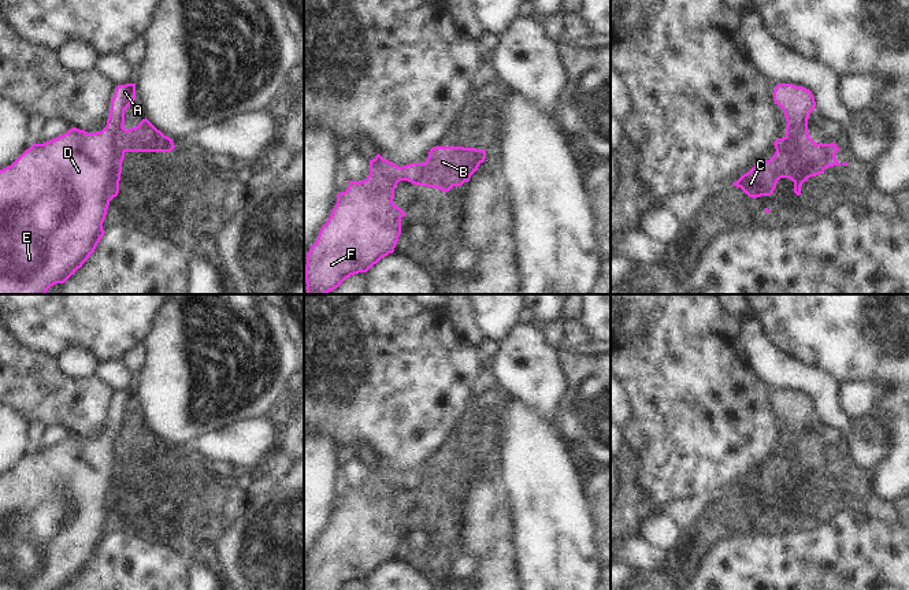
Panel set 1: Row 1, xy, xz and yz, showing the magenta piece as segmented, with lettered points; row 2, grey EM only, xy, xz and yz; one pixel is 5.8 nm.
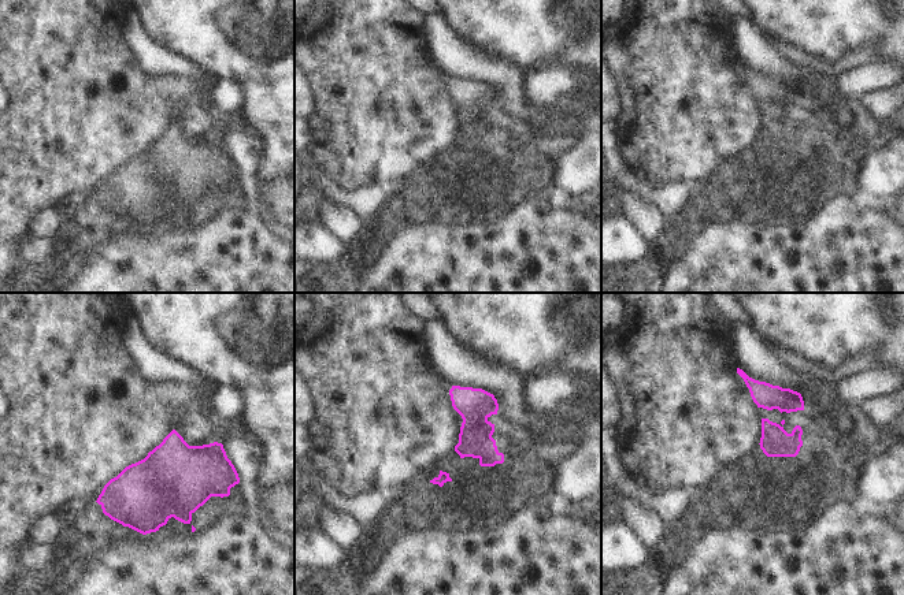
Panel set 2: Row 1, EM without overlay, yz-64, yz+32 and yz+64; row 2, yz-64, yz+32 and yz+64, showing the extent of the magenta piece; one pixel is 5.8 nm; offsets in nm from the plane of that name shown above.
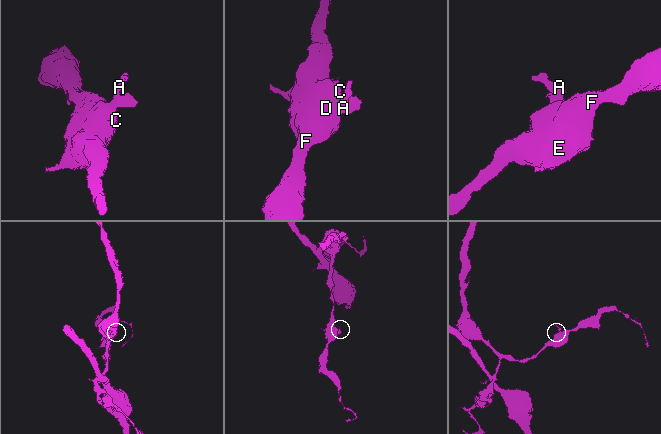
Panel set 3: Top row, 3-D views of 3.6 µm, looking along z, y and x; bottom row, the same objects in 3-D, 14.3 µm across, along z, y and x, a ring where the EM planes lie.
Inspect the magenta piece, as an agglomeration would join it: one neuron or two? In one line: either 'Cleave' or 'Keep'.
Cleave

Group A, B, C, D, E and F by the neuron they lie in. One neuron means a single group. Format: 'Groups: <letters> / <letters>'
Groups: A C D E F / B

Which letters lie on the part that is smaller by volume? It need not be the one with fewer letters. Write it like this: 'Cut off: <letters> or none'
Cut off: B

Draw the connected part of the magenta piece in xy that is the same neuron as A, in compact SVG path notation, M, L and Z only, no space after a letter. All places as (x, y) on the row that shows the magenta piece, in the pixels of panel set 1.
M136 84L118 85L111 100L107 126L101 131L88 133L73 127L67 133L44 144L34 142L11 166L0 170L0 294L45 294L51 286L64 283L94 252L97 244L105 233L103 230L103 222L105 219L110 201L119 193L125 152L114 142L114 140L125 123L125 111L134 100Z

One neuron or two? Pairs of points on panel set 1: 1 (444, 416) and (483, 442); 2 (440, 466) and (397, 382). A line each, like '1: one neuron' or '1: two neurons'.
1: one neuron
2: one neuron

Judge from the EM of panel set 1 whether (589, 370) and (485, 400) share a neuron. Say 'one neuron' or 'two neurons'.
two neurons

